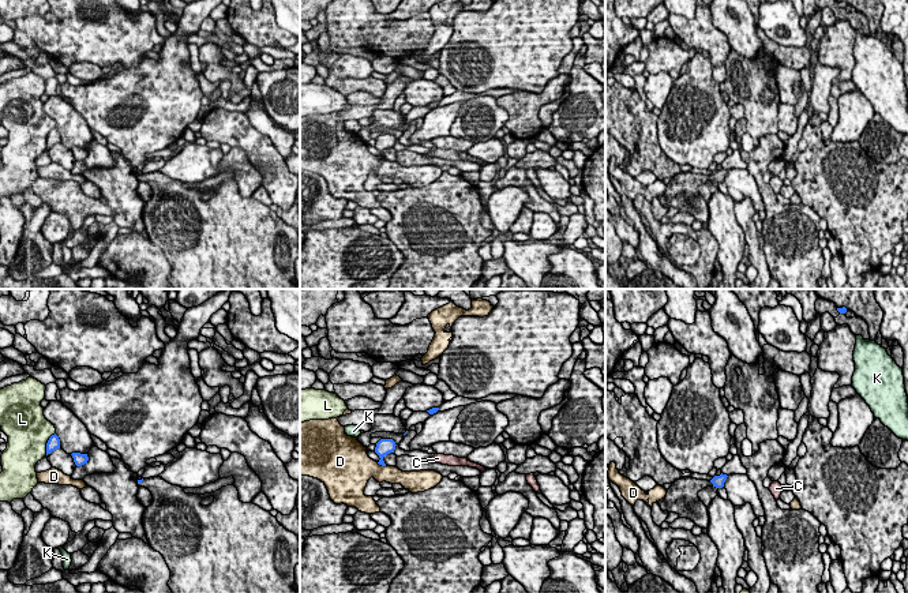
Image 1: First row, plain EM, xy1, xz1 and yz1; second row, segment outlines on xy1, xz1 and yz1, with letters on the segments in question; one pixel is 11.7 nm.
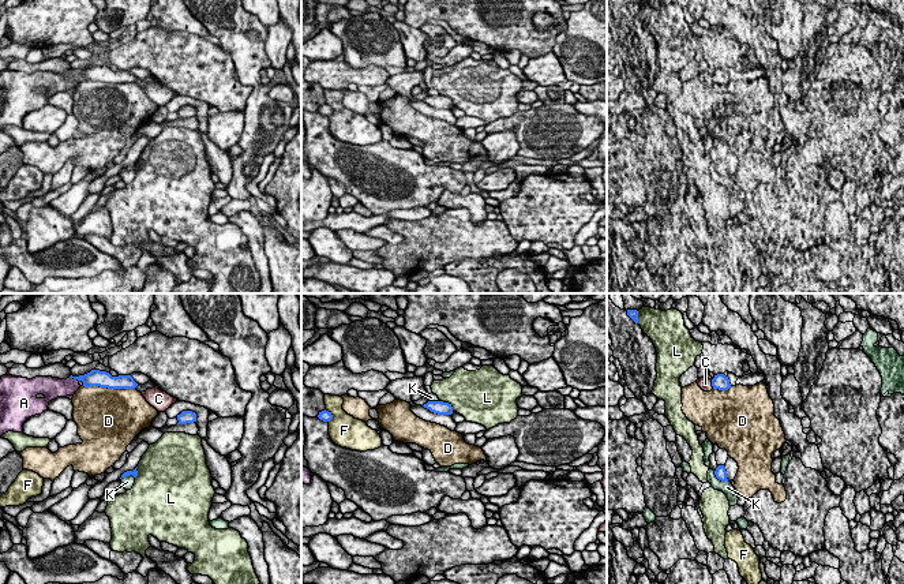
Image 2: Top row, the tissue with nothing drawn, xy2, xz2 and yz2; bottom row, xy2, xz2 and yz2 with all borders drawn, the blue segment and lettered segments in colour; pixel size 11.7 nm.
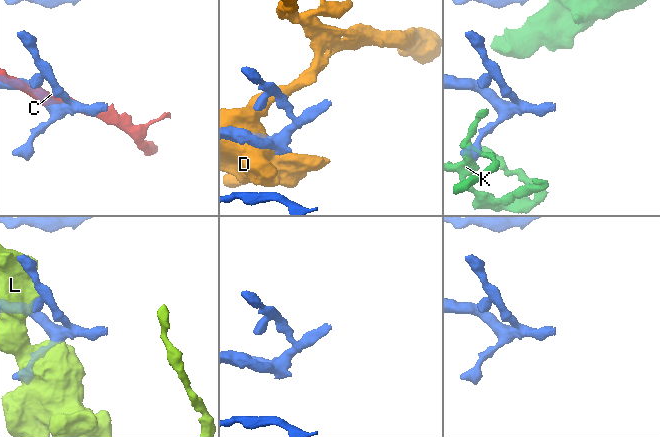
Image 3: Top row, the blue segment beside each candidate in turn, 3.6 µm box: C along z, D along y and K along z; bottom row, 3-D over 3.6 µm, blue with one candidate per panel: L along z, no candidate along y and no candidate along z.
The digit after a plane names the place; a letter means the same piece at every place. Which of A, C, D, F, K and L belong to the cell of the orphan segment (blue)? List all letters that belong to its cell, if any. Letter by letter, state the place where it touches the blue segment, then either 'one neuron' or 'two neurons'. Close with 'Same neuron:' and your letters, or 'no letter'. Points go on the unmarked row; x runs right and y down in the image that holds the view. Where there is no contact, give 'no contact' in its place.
A: xy2 (74, 72) | two neurons
C: yz2 (712, 78) | two neurons
D: xy2 (109, 82) | two neurons
F: xz2 (332, 109) | two neurons
K: yz2 (719, 173) | two neurons
L: xy1 (47, 138) | two neurons
Same neuron: no letter

